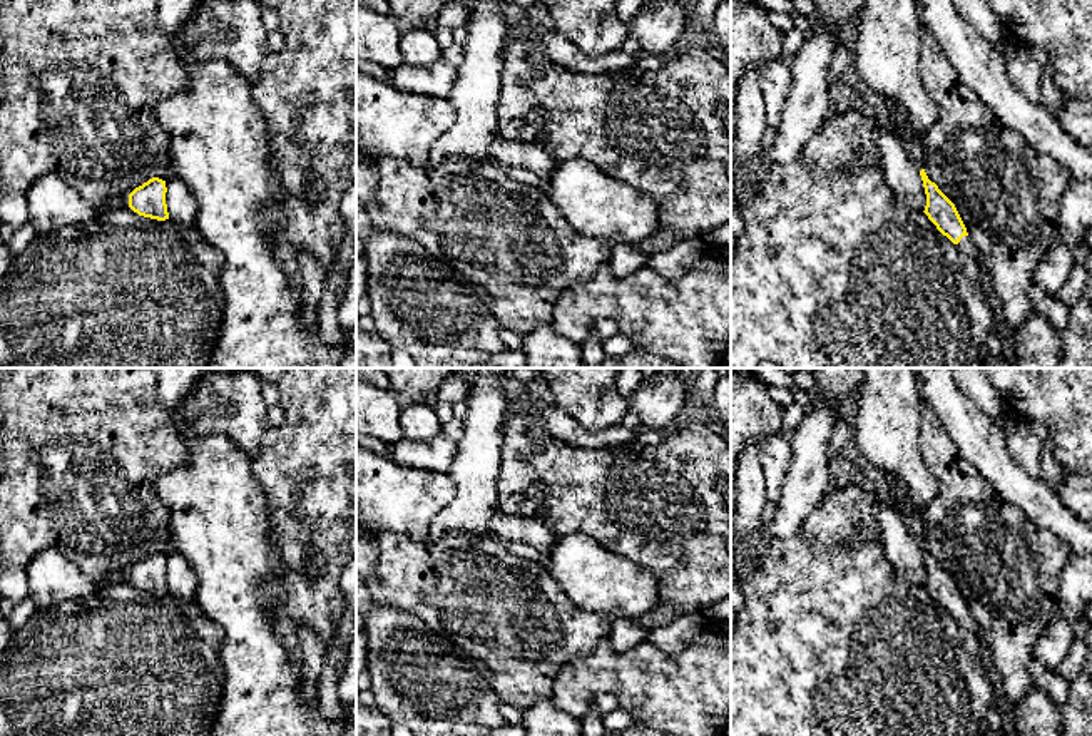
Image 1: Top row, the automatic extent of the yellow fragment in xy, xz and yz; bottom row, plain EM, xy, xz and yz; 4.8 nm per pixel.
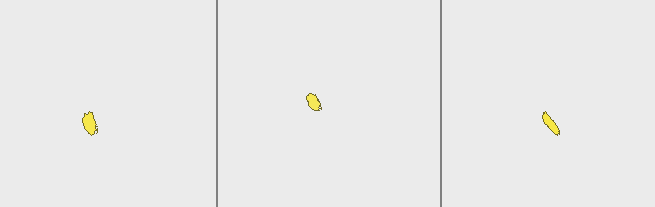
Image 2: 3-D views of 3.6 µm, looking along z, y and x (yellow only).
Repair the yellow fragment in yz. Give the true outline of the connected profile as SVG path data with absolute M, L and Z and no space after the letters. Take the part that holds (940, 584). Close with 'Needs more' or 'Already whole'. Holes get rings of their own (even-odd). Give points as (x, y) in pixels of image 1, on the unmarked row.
M886 472L880 475L878 487L883 493L883 498L891 502L898 509L908 532L920 545L926 569L926 580L923 587L943 611L947 611L953 619L957 619L963 627L967 627L978 637L983 652L988 656L985 631L970 616L967 602L955 579L938 564L935 557L928 554L925 547L923 520L911 507L903 483L898 480L898 477Z. Needs more

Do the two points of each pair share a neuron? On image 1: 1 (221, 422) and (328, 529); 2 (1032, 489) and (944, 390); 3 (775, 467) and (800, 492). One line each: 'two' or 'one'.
1: two
2: one
3: two

